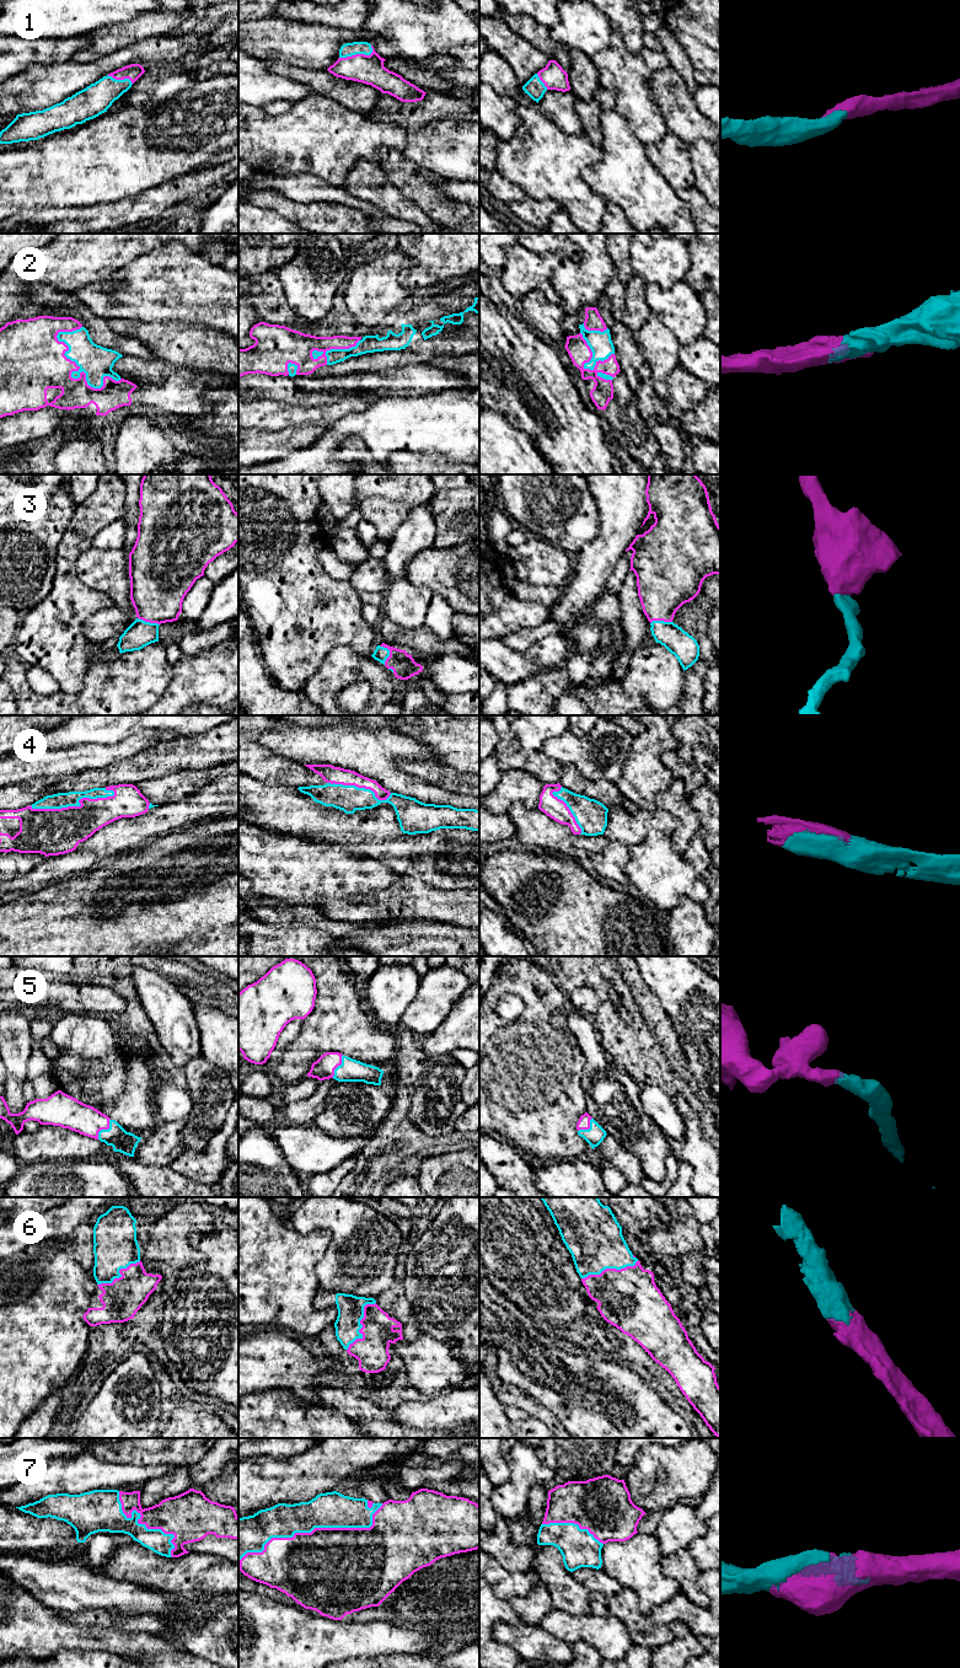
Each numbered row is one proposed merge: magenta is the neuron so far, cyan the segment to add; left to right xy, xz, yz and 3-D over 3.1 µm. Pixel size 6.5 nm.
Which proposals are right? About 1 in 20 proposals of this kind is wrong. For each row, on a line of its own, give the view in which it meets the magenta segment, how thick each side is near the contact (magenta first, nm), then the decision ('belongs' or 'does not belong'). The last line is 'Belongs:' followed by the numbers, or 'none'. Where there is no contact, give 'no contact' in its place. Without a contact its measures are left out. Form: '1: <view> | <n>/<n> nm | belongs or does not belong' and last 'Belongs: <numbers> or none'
1: xz | 190/90 nm | belongs
2: xy | 280/220 nm | belongs
3: xz | 160/90 nm | belongs
4: xy | 300/100 nm | belongs
5: xy | 200/140 nm | belongs
6: xz | 220/180 nm | belongs
7: xz | 500/240 nm | belongs
Belongs: 1, 2, 3, 4, 5, 6, 7

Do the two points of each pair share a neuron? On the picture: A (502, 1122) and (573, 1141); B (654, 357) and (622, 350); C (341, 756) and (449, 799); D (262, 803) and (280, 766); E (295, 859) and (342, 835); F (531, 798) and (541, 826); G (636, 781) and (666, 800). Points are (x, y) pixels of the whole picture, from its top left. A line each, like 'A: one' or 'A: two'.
A: one
B: two
C: one
D: two
E: two
F: two
G: two

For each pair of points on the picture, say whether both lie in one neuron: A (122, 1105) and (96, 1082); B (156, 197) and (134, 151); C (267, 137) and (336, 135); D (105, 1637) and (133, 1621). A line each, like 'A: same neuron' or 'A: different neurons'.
A: different neurons
B: different neurons
C: same neuron
D: different neurons

